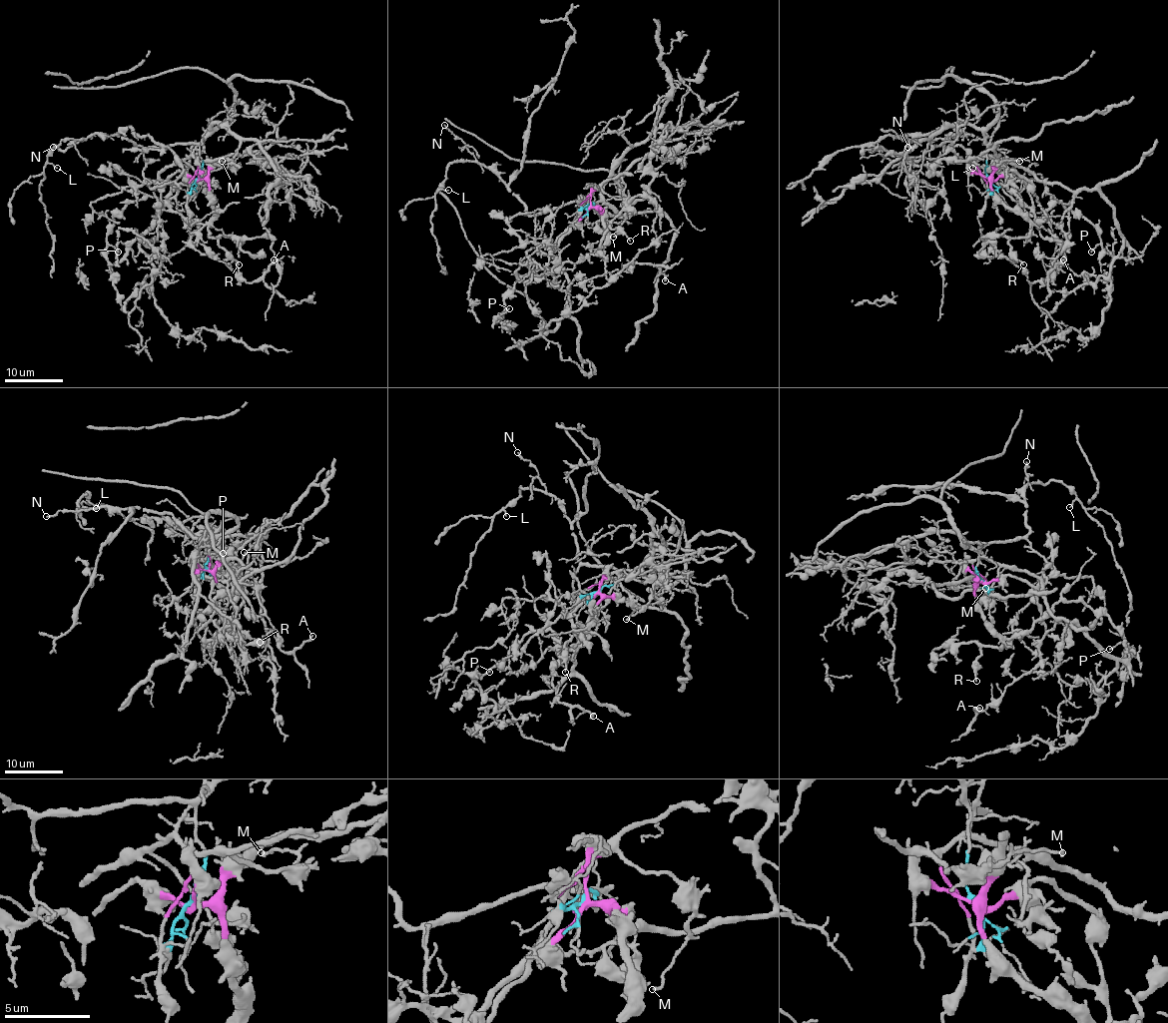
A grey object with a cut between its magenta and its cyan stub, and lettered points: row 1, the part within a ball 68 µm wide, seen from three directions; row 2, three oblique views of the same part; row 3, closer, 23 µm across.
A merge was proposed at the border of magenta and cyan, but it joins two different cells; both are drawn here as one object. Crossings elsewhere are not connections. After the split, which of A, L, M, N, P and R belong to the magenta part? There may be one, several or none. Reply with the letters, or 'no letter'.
A, M, P, R

